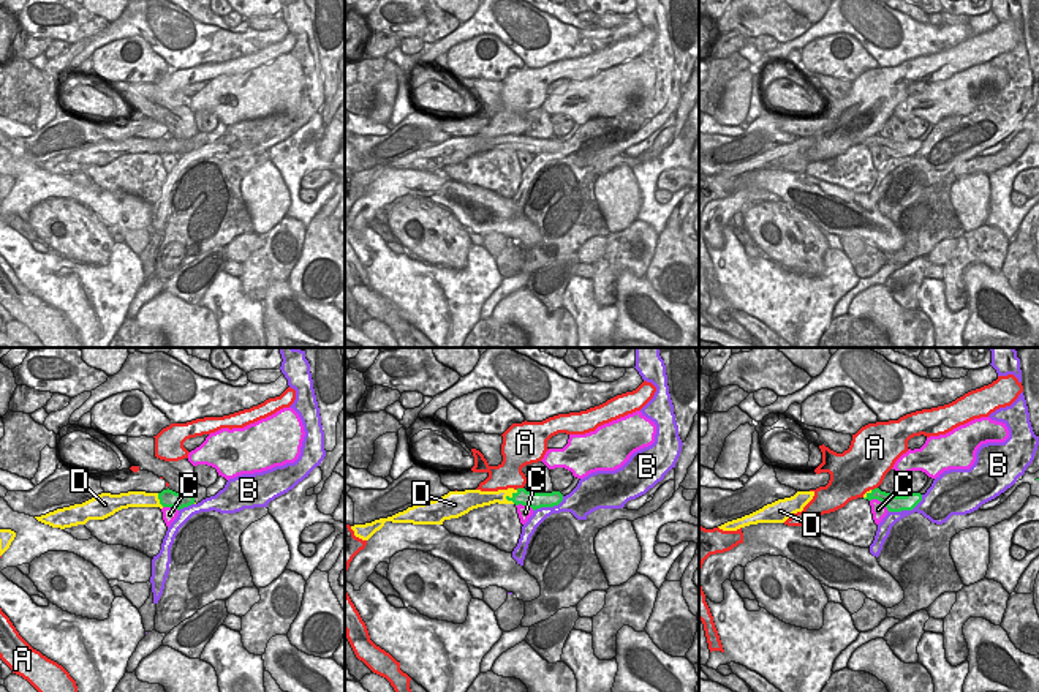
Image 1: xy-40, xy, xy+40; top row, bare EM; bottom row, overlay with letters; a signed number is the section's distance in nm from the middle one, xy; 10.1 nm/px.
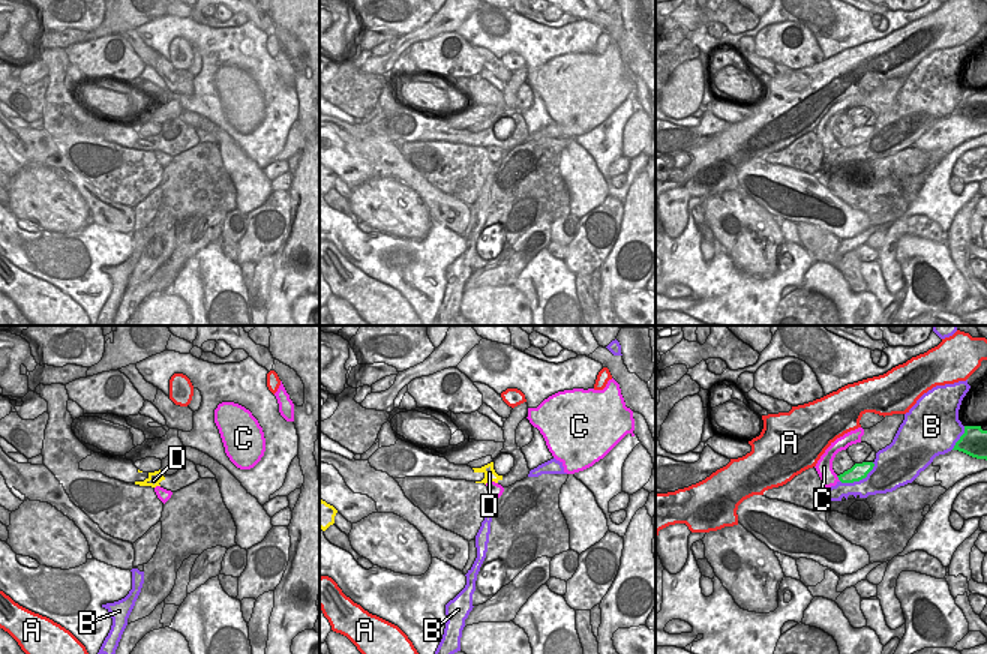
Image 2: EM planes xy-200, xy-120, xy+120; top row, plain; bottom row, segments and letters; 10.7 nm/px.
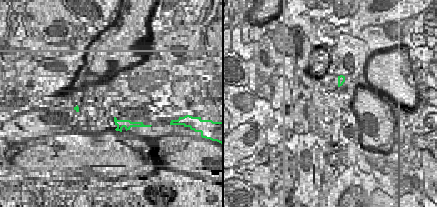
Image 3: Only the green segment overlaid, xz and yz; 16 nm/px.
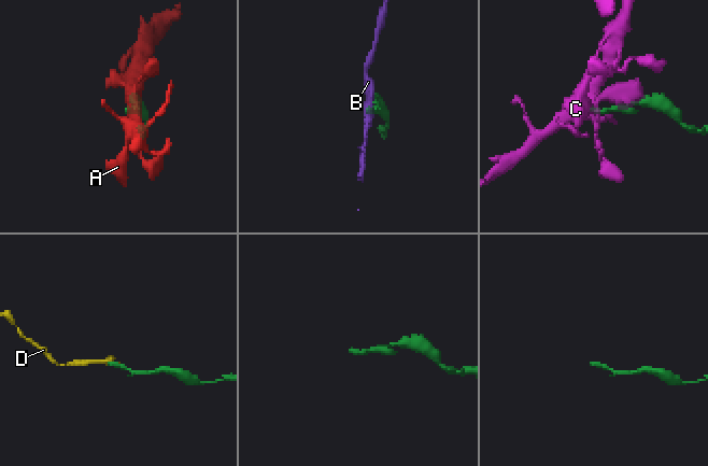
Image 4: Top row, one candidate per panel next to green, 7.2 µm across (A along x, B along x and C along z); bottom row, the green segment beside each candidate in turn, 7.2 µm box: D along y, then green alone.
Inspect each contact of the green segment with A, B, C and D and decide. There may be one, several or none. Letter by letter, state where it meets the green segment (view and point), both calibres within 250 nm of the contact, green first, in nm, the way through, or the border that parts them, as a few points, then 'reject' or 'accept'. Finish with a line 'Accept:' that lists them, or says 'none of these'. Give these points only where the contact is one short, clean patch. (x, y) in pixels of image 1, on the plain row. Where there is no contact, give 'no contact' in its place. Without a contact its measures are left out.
A: contact xy (519, 135); calibres 160 and 280 nm; border xy (522, 133), (516, 135); reject
B: contact xy+40 (906, 155); calibres 160 and 240 nm; reject
C: contact xy+40 (880, 146); calibres 160 and 160 nm; border xy+40 (870, 146), (878, 146), (889, 157); reject
D: contact xy (513, 141); calibres 160 and 130 nm; way xy (533, 146), (513, 141), (498, 142); accept
Accept: D

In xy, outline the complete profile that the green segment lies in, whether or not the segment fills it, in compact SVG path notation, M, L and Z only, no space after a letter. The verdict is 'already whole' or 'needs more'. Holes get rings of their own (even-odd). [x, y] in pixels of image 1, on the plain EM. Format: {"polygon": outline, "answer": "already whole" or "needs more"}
{"polygon": "M508 134L498 137L481 137L481 136L465 136L465 137L449 137L448 141L429 147L424 150L416 150L403 158L399 158L387 164L380 164L365 171L354 171L351 175L354 182L368 186L376 177L380 177L386 167L392 169L413 169L413 171L443 171L444 166L459 164L473 155L490 152L490 150L522 150L533 156L541 153L554 153L563 147L560 137L552 139L535 139L525 134Z", "answer": "needs more"}

